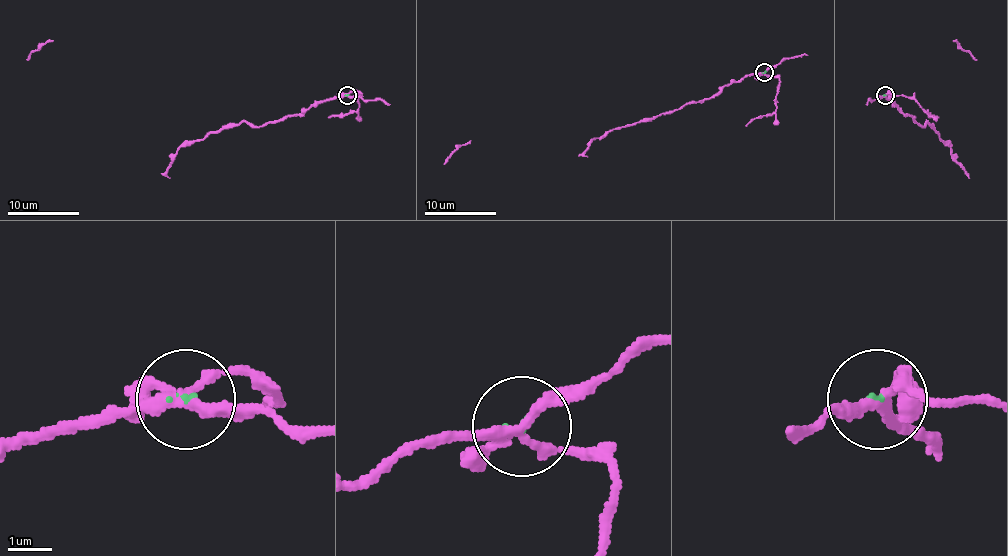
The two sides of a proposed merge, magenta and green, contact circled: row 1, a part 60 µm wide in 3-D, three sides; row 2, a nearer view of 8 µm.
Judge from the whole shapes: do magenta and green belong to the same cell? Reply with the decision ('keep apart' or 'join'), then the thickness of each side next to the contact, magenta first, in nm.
keep apart | 240/70 nm

